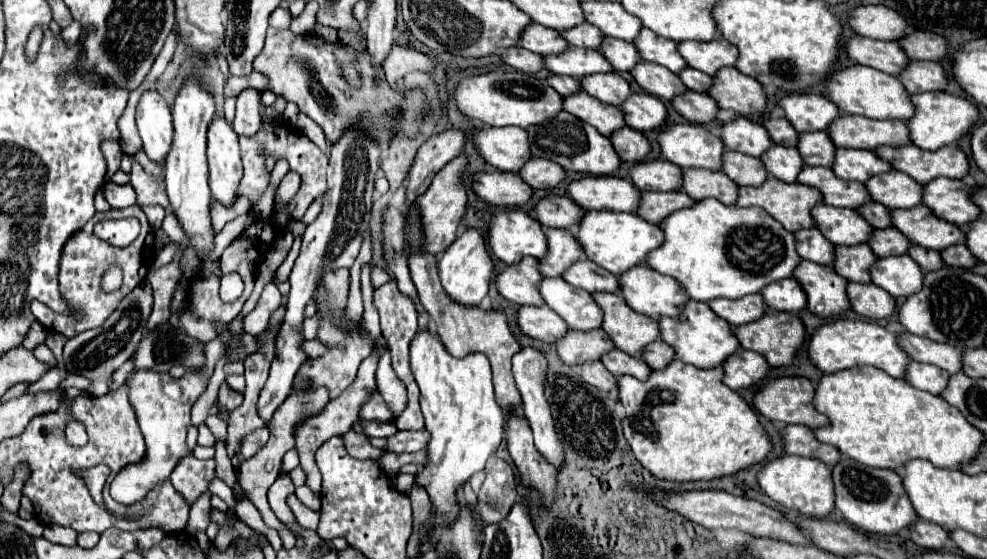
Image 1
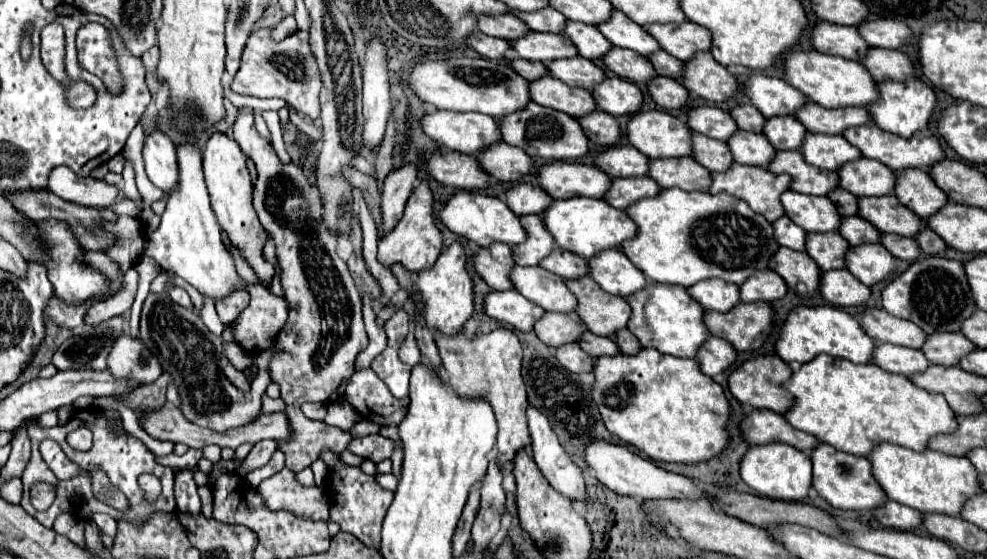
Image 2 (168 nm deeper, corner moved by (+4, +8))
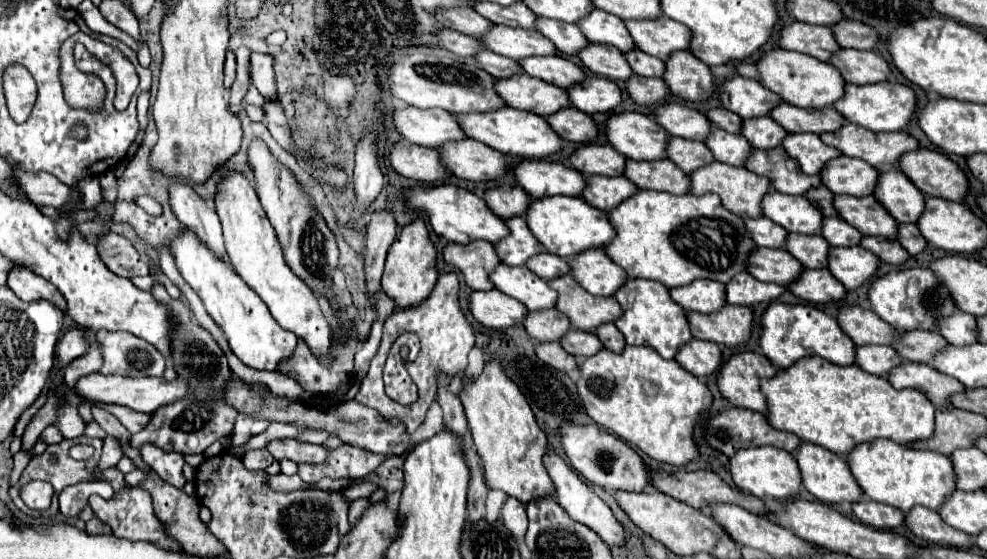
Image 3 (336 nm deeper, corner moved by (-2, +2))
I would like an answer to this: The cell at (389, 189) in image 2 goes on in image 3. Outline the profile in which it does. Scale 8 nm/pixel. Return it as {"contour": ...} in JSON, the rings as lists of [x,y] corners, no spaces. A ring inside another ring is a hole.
{"contour":[[[379,210],[371,214],[371,222],[367,226],[367,256],[365,256],[365,274],[367,274],[367,290],[373,296],[381,284],[381,274],[385,266],[385,256],[389,246],[397,236],[397,220],[391,210]]]}

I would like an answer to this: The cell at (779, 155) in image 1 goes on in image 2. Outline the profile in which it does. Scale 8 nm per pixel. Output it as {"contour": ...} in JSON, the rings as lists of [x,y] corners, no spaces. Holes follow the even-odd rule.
{"contour":[[[737,130],[727,140],[727,146],[733,154],[733,160],[737,164],[751,164],[751,166],[767,166],[775,154],[773,146],[769,146],[769,140],[763,134]]]}

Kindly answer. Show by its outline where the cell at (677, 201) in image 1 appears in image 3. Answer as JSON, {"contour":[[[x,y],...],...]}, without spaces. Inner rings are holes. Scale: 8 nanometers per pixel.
{"contour":[[[591,176],[587,178],[587,188],[583,192],[583,200],[587,200],[591,206],[611,212],[611,208],[617,208],[623,200],[633,196],[639,188],[631,184],[631,180],[619,178],[607,178],[607,176]]]}

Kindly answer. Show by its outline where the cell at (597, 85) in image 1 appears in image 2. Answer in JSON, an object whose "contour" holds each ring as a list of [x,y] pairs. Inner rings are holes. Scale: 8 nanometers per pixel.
{"contour":[[[575,56],[575,58],[561,58],[547,64],[549,76],[569,84],[579,86],[585,90],[591,90],[597,82],[603,82],[605,74],[599,66],[595,66],[591,60]]]}

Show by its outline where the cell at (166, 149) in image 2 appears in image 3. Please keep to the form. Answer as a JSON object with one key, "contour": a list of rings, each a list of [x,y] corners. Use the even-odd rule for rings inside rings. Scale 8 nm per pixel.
{"contour":[[[173,178],[169,184],[169,204],[183,226],[193,230],[215,254],[227,258],[217,212],[207,208],[203,198],[189,184]]]}

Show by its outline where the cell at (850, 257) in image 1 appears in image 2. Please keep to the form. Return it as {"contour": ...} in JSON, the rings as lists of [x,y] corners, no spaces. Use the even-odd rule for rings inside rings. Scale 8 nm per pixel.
{"contour":[[[837,232],[805,236],[805,252],[823,272],[843,268],[843,254],[847,246],[849,244],[845,244],[845,238],[841,238]]]}

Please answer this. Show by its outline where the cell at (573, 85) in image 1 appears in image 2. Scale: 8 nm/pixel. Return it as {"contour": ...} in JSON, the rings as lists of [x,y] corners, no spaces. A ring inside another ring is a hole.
{"contour":[[[513,58],[511,62],[509,62],[509,66],[517,72],[517,74],[521,74],[523,78],[541,78],[541,76],[545,76],[547,74],[547,70],[545,70],[545,64],[541,64],[541,62],[531,62],[531,60],[521,60],[521,58]]]}

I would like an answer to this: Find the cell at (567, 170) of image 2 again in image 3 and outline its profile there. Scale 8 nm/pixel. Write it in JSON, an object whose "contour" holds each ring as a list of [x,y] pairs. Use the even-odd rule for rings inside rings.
{"contour":[[[523,160],[513,172],[517,182],[529,192],[533,200],[555,194],[581,196],[587,184],[581,172],[551,160]]]}

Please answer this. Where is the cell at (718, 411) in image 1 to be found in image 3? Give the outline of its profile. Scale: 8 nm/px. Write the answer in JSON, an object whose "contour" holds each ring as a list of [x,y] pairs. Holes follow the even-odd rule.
{"contour":[[[627,346],[621,354],[615,354],[611,350],[601,350],[595,356],[589,356],[579,362],[581,366],[581,378],[577,380],[579,396],[585,404],[587,414],[607,432],[619,436],[627,444],[637,446],[641,452],[651,456],[657,462],[673,464],[673,466],[685,466],[691,460],[697,460],[701,456],[697,442],[693,438],[695,424],[701,418],[701,412],[709,410],[713,404],[713,396],[707,388],[707,384],[699,382],[699,378],[691,376],[691,372],[683,370],[679,362],[675,360],[663,360],[655,348],[647,346]]]}

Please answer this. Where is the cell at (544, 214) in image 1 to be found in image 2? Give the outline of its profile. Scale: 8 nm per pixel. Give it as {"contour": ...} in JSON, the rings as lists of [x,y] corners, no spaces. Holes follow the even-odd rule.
{"contour":[[[521,182],[505,192],[505,204],[517,216],[541,214],[541,210],[545,210],[549,202],[553,202],[553,198],[549,198],[549,194],[545,194],[537,184],[531,182]]]}

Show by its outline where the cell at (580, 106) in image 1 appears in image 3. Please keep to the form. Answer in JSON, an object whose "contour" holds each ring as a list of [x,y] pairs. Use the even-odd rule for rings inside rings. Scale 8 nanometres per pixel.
{"contour":[[[519,74],[497,82],[497,92],[503,96],[507,106],[535,112],[539,116],[551,116],[571,106],[567,90],[551,86],[539,78]]]}

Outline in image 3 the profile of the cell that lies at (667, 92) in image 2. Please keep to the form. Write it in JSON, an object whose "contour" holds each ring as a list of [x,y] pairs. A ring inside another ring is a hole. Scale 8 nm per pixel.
{"contour":[[[631,76],[627,80],[627,90],[631,98],[641,106],[659,106],[669,96],[667,84],[663,84],[661,78]]]}

